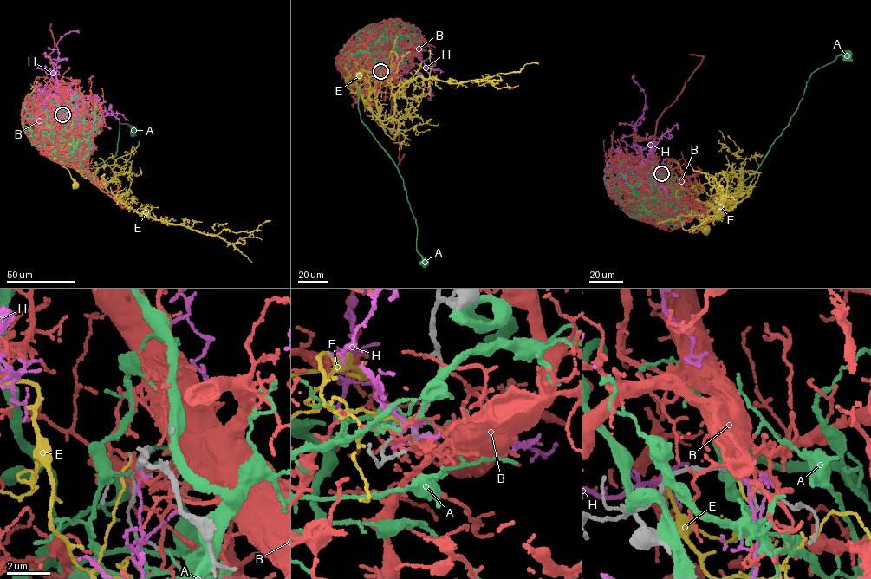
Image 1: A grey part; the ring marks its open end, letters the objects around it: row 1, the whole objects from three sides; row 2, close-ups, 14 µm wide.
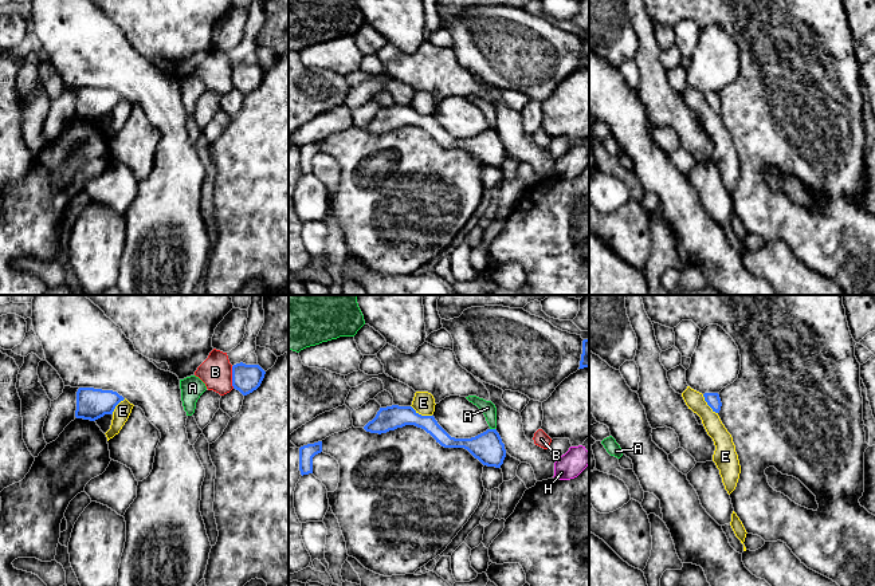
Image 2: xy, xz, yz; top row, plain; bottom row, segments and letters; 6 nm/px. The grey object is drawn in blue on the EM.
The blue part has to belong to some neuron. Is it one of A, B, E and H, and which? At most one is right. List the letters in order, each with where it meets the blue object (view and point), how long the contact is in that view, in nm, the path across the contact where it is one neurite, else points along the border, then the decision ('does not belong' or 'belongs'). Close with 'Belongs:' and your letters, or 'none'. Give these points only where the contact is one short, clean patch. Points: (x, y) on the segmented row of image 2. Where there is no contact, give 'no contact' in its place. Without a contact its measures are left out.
A: xz (493, 429) | 30 nm | along xz (490, 428), (494, 429) | does not belong
B: xy (232, 377) | 140 nm | along xy (231, 366), (231, 385), (234, 388) | does not belong
E: xz (420, 415) | 140 nm | along xz (411, 405), (419, 413), (431, 416) | does not belong
H: no contact | does not belong
Belongs: none

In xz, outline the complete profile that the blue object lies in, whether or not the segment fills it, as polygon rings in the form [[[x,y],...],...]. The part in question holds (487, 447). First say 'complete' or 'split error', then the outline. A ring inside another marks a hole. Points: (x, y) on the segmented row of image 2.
complete; [[[392,405],[380,408],[376,417],[364,429],[370,433],[387,433],[405,425],[415,425],[429,433],[444,448],[464,448],[483,465],[501,468],[506,457],[505,444],[497,429],[471,438],[451,437],[433,416],[421,416],[412,406]]]

